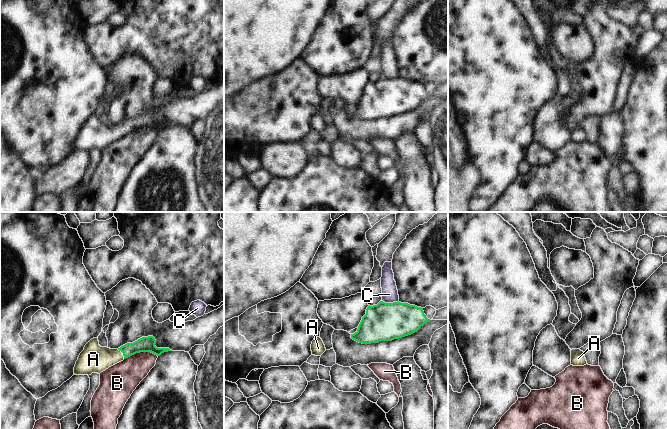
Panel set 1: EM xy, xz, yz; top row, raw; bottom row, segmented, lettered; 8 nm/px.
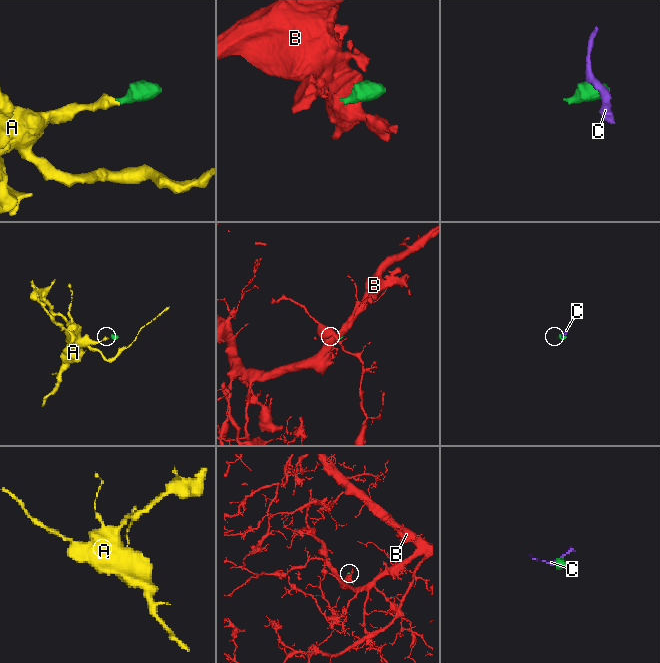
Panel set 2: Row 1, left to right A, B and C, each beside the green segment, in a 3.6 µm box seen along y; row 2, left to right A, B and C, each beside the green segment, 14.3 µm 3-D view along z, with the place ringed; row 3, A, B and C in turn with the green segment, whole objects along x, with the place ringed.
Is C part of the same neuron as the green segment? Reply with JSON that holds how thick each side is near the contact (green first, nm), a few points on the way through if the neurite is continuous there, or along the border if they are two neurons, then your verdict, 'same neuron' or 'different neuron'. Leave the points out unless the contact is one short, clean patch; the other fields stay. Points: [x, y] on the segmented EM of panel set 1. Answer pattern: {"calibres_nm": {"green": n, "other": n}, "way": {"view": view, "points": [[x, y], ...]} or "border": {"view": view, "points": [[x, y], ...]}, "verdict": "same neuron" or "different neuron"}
{"calibres_nm": {"green": 300, "other": 130}, "border": {"view": "xz", "points": [[382, 300], [385, 302], [398, 301]]}, "verdict": "different neuron"}

